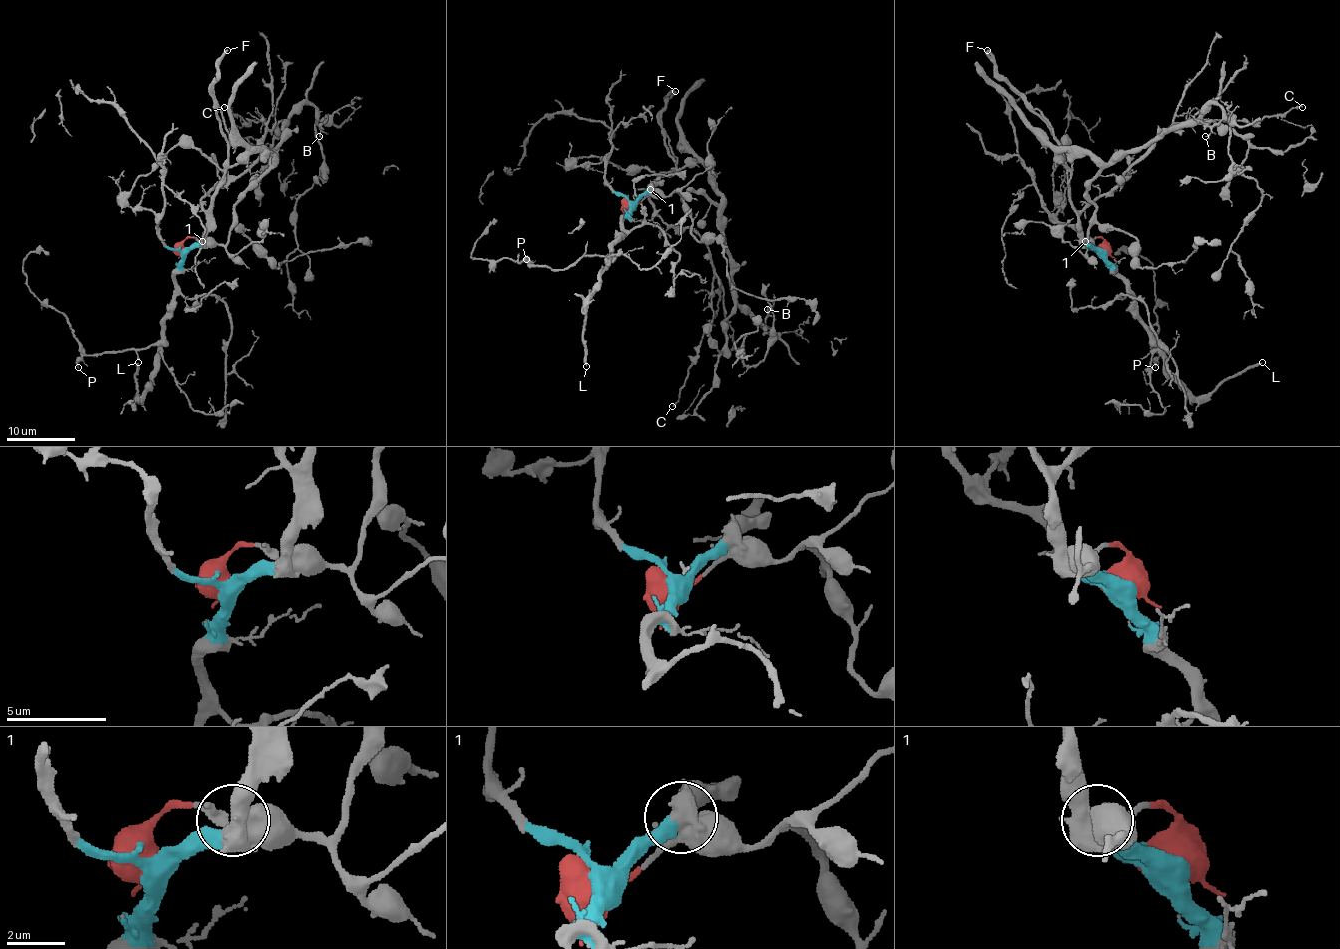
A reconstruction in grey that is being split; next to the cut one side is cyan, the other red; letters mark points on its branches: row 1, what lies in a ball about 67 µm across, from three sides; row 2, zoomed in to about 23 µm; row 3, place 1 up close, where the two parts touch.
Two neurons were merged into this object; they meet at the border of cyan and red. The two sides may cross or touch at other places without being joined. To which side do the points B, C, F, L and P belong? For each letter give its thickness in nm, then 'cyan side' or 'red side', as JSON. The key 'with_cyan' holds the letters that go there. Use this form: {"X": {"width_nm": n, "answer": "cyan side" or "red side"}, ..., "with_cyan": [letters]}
{"B": {"width_nm": 130, "answer": "red side"}, "C": {"width_nm": 180, "answer": "cyan side"}, "F": {"width_nm": 340, "answer": "cyan side"}, "L": {"width_nm": 240, "answer": "cyan side"}, "P": {"width_nm": 190, "answer": "cyan side"}, "with_cyan": ["C", "F", "L", "P"]}

